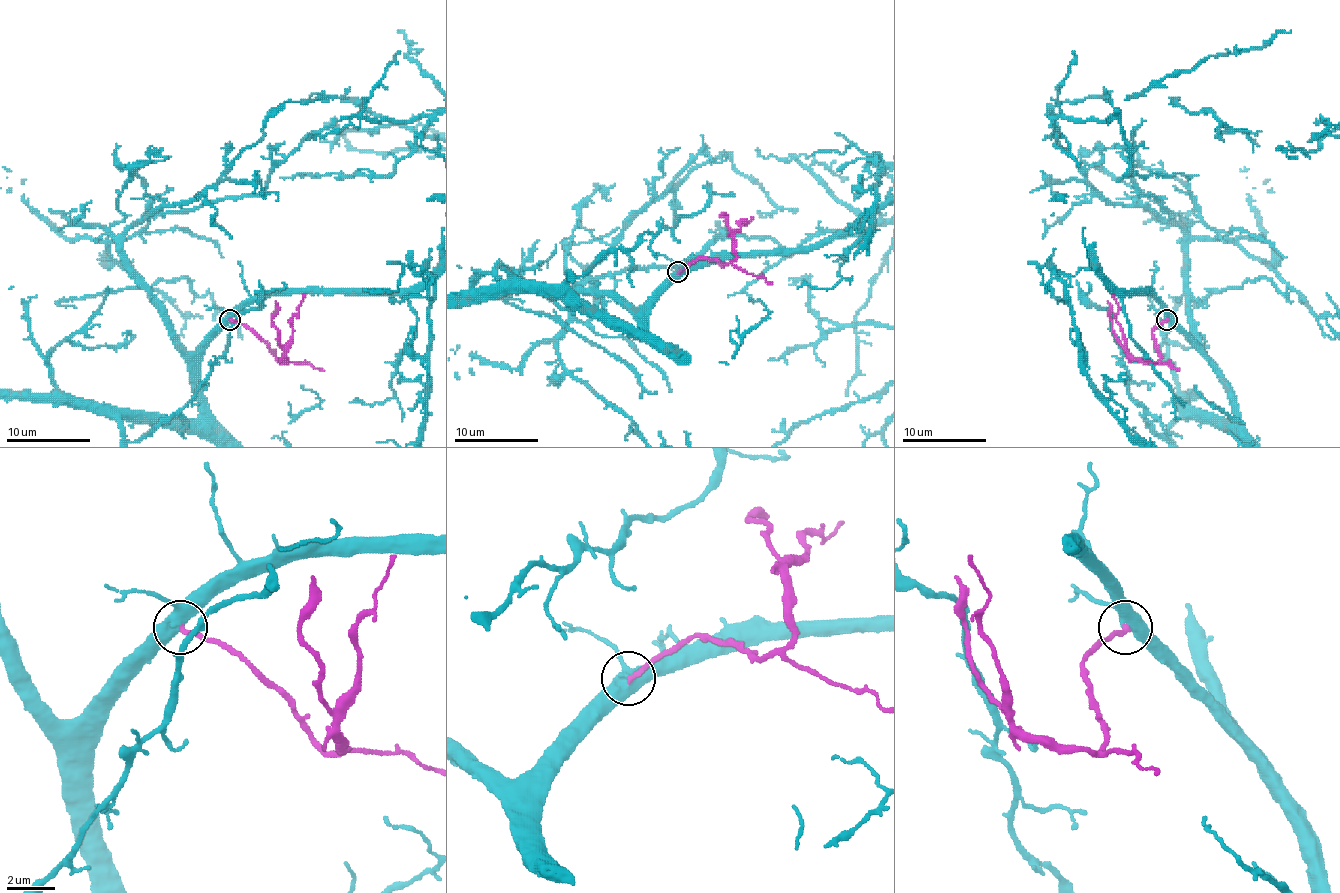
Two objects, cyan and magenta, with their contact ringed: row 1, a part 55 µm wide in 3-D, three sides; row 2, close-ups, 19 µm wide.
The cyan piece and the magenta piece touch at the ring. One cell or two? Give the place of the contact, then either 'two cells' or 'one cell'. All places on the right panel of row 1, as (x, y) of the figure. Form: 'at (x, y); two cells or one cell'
at (1167, 319); one cell

